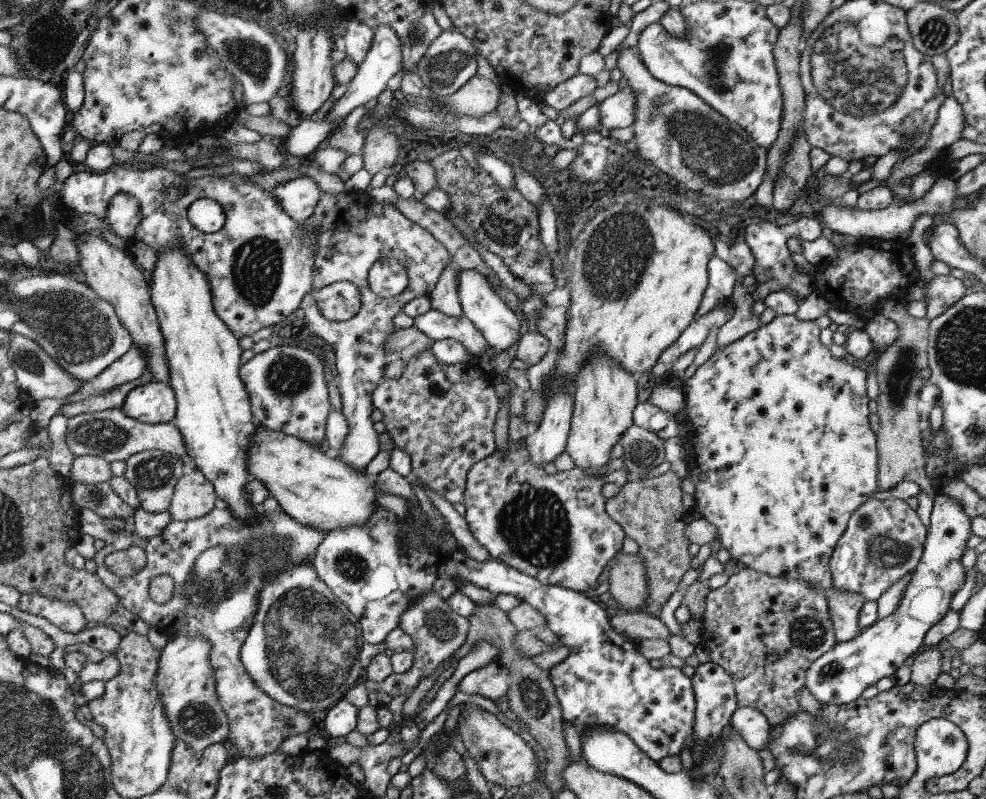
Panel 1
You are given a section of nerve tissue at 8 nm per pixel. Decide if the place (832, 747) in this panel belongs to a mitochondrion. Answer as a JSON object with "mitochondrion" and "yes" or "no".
{"mitochondrion":"yes"}

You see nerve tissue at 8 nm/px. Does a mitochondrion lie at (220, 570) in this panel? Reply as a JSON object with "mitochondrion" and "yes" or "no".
{"mitochondrion":"yes"}

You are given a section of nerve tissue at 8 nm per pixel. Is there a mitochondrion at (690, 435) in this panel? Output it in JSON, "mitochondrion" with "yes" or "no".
{"mitochondrion":"no"}

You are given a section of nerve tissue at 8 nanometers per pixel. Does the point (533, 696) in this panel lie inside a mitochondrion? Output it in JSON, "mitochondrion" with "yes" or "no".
{"mitochondrion":"yes"}

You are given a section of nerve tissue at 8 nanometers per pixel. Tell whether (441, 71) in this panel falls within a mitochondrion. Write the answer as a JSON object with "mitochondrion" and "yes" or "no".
{"mitochondrion":"yes"}

